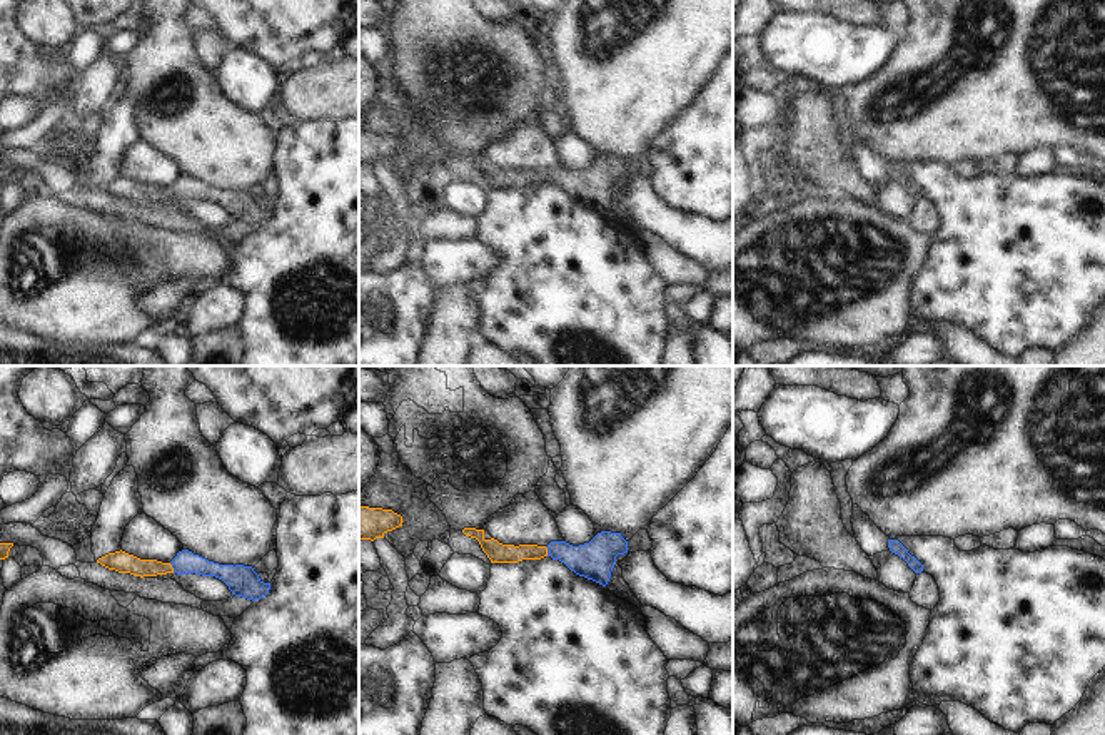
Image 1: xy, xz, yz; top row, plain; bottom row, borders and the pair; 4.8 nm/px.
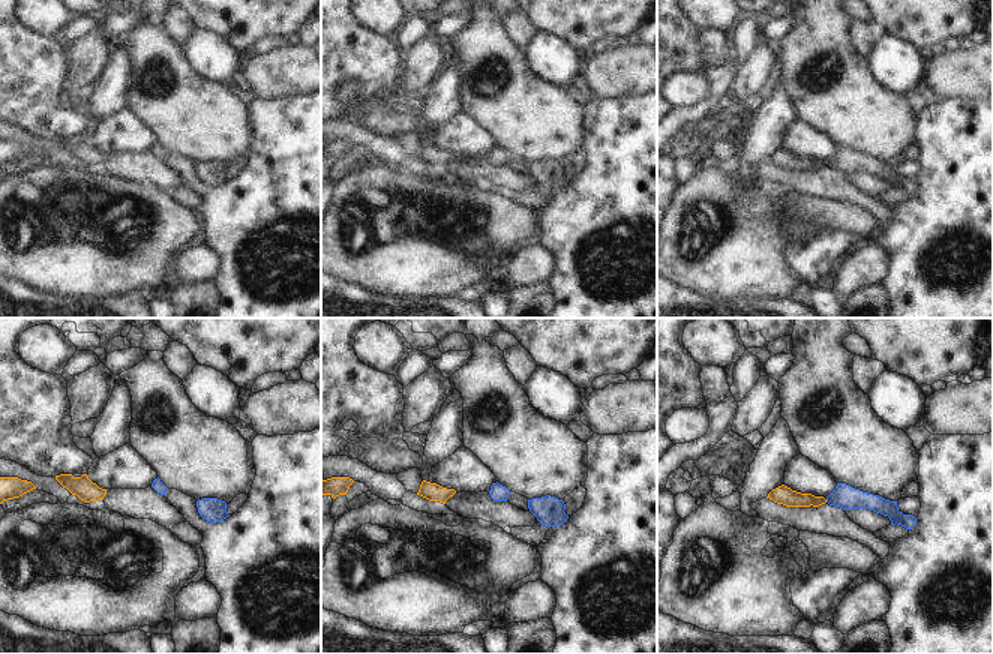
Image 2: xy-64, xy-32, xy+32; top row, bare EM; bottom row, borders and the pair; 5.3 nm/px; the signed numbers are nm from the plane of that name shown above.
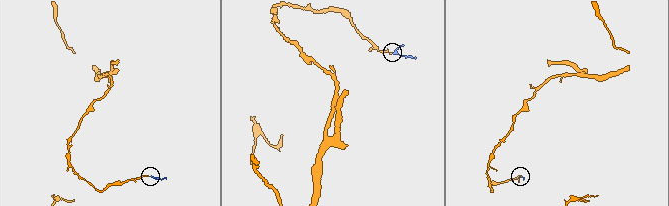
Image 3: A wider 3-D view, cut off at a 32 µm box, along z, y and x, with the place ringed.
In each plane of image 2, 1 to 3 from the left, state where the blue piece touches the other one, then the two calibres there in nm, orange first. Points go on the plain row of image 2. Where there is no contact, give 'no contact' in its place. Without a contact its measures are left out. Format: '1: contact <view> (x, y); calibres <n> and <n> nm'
1: no contact
2: no contact
3: no contact

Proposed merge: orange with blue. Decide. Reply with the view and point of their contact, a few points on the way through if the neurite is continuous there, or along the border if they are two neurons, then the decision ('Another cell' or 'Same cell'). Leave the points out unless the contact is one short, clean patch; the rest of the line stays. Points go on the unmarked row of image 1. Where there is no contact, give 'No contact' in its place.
Touches orange at xy (172, 194). Path across: xy (122, 187), (141, 194), (172, 194), (186, 187). Same cell

